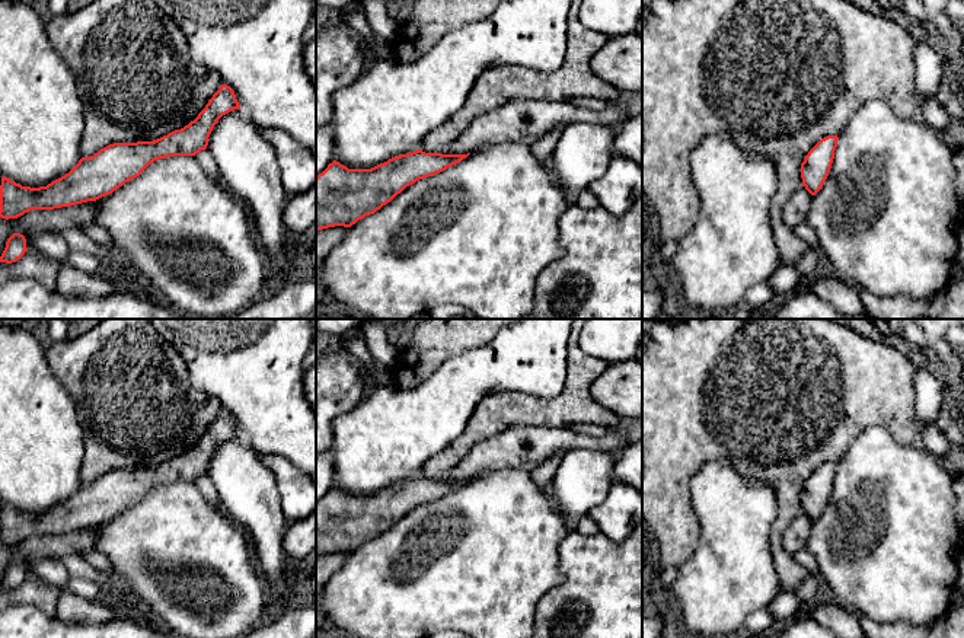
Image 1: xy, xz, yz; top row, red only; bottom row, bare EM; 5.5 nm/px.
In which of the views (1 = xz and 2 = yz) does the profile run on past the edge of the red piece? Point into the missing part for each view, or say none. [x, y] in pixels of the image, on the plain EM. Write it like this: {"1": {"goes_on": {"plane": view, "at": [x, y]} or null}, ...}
{"1": {"goes_on": {"plane": "xz", "at": [523, 447]}}, "2": {"goes_on": {"plane": "yz", "at": [795, 536]}}}

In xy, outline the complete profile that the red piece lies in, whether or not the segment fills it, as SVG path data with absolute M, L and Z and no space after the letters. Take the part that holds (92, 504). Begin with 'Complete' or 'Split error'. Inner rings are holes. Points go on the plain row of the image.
Split error. M221 411L194 447L154 468L109 470L90 484L82 484L68 500L47 513L22 513L3 503L0 511L0 588L12 590L20 586L28 577L28 568L36 561L96 551L99 524L140 503L154 487L170 482L195 482L205 476L214 452L223 441L234 436L240 436L240 431L233 415Z

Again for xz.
Split error. M511 427L476 444L440 479L418 475L371 495L348 495L333 487L316 503L316 556L351 554L406 513L446 497L483 472L505 468L533 472L556 453L575 449L619 453L626 446L626 436L619 427L609 428L601 437L568 428Z

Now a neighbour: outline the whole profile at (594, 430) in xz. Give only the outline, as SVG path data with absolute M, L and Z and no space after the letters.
M575 424L568 427L568 430L572 430L574 433L578 434L593 436L593 437L601 437L609 431L607 427L598 424Z

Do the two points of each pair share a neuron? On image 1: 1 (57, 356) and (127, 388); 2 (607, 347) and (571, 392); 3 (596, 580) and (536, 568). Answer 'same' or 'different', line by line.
1: same
2: different
3: different

